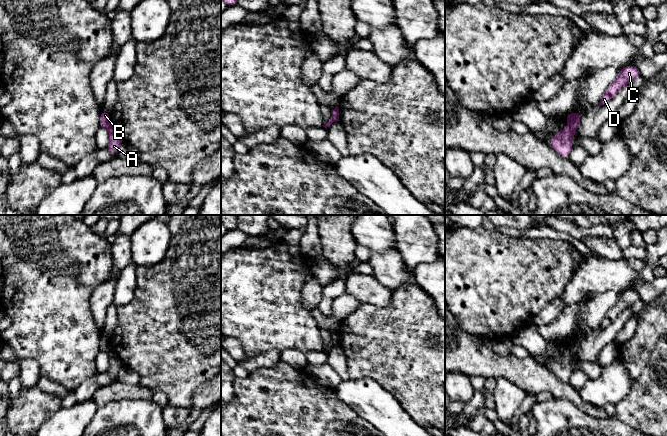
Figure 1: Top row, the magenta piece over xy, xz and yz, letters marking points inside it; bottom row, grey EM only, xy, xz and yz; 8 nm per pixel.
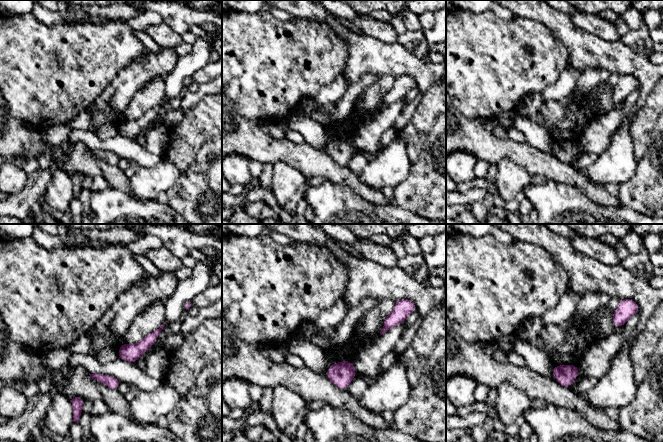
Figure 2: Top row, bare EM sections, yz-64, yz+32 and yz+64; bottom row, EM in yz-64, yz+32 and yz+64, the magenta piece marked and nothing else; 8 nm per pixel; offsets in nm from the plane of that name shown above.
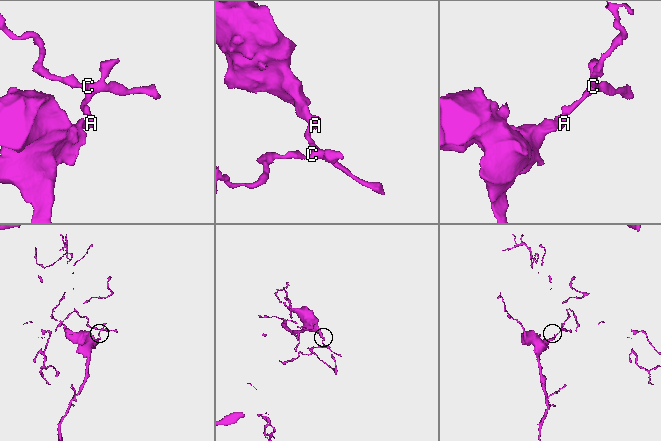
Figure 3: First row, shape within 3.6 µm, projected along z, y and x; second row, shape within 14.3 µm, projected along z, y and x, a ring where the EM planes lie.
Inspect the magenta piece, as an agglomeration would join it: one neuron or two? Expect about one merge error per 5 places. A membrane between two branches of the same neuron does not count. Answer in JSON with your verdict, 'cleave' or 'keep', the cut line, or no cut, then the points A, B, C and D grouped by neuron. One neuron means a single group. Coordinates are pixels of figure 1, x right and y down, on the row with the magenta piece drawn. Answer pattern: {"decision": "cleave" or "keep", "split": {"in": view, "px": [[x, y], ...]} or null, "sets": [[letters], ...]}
{"decision": "cleave", "split": {"in": "yz", "px": [[568, 126], [575, 131]]}, "sets": [["A"], ["B", "C", "D"]]}

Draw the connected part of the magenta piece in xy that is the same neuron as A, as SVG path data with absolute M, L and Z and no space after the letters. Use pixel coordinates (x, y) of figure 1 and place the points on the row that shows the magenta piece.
M111 127L109 129L109 144L106 149L116 156L118 149L122 143L123 138L113 127Z

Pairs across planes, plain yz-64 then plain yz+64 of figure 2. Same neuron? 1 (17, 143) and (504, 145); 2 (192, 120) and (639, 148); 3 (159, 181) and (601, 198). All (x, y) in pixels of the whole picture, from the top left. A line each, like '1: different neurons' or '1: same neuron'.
1: same neuron
2: same neuron
3: different neurons

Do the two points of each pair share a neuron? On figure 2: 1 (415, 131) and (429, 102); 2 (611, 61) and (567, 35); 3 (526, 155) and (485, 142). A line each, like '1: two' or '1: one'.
1: one
2: one
3: one

